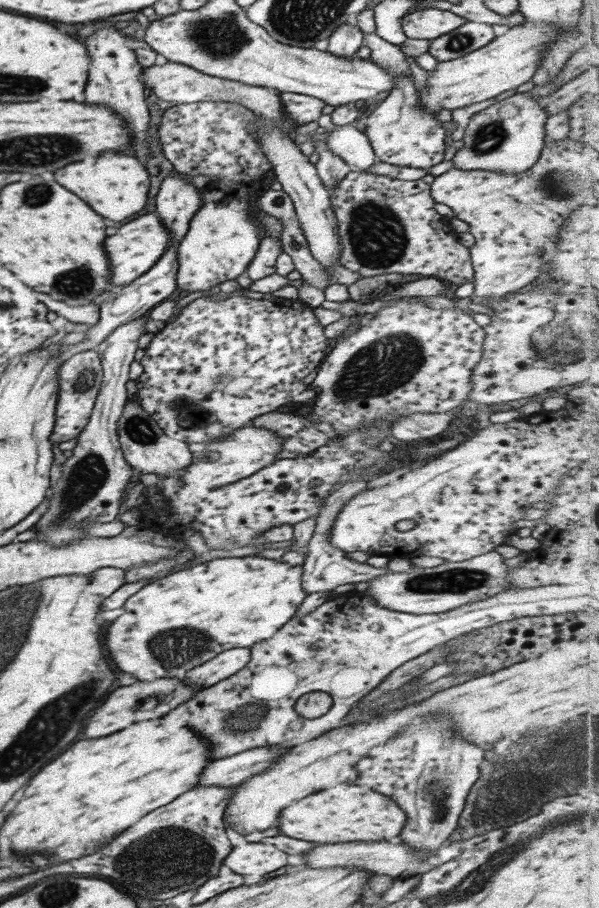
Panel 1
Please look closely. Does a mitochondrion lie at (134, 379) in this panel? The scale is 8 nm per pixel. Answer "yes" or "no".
no

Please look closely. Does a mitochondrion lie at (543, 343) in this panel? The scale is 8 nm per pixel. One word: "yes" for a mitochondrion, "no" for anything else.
yes

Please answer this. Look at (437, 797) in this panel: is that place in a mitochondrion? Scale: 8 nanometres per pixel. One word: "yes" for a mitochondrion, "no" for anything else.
yes

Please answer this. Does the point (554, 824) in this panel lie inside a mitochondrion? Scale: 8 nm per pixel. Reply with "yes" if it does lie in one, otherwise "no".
yes

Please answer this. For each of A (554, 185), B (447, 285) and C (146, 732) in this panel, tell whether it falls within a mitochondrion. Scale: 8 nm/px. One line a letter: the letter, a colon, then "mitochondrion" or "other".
A: mitochondrion
B: other
C: other

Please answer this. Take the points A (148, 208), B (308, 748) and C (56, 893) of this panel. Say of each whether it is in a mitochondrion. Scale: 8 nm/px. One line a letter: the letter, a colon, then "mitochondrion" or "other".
A: other
B: other
C: mitochondrion

